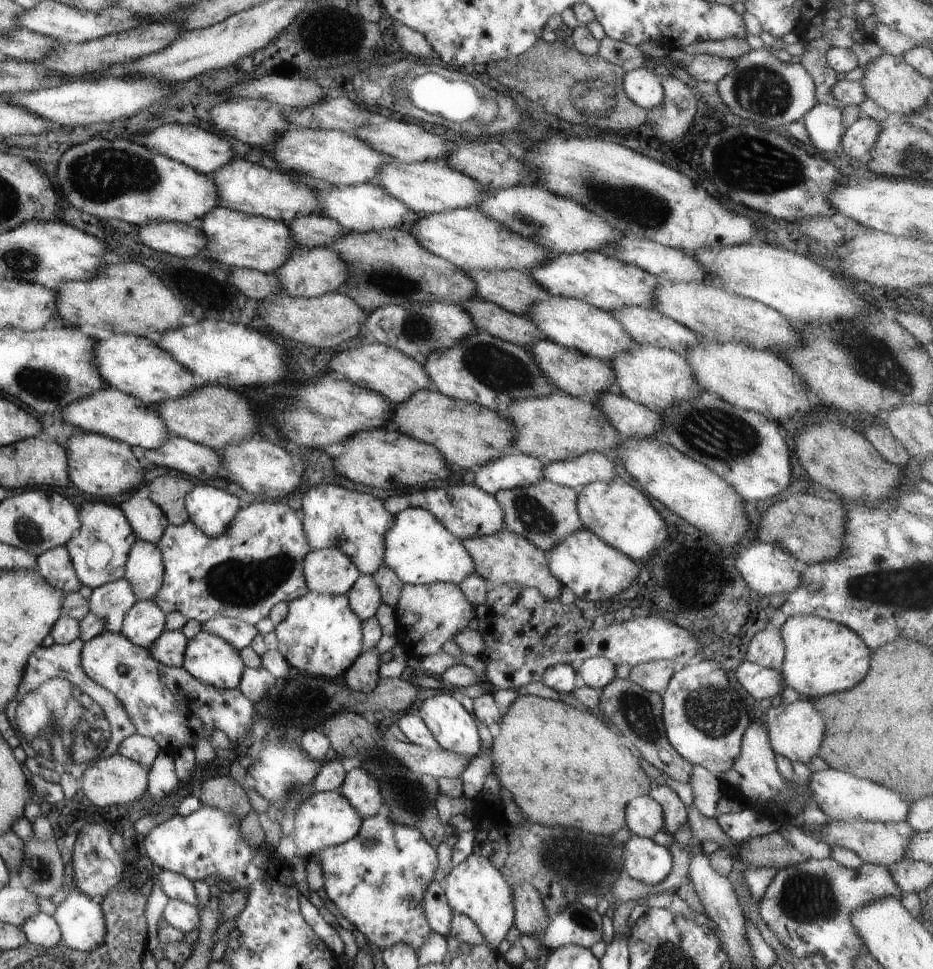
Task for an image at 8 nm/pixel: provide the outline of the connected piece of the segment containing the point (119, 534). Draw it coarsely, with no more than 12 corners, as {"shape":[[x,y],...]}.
{"shape":[[118,505],[78,507],[65,544],[76,578],[92,589],[125,578],[138,539]]}

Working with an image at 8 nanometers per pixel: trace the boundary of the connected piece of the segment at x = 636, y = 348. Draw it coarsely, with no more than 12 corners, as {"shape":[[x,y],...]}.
{"shape":[[635,341],[610,360],[615,391],[655,412],[703,390],[688,360]]}

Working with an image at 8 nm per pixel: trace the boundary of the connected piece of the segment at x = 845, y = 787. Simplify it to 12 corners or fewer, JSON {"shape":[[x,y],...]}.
{"shape":[[824,768],[810,776],[832,820],[907,821],[892,790]]}

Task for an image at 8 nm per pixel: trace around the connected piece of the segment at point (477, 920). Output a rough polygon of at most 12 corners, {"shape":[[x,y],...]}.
{"shape":[[467,854],[443,882],[496,951],[515,920],[512,888],[494,864]]}

